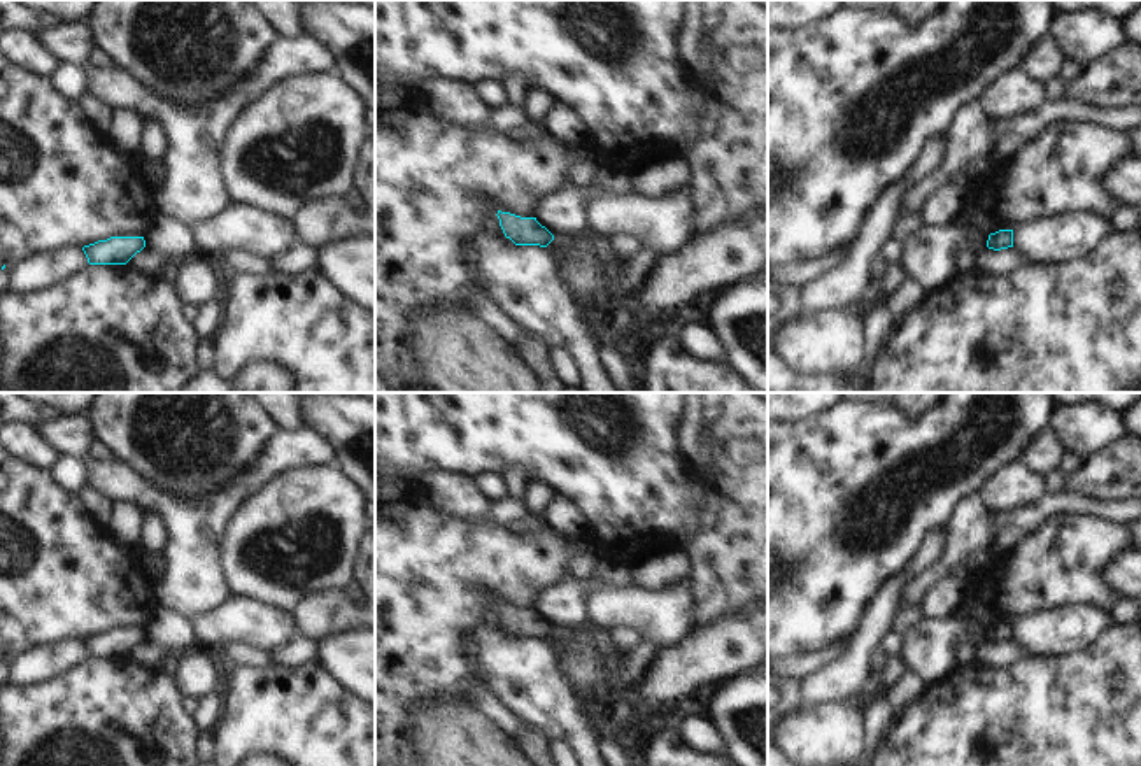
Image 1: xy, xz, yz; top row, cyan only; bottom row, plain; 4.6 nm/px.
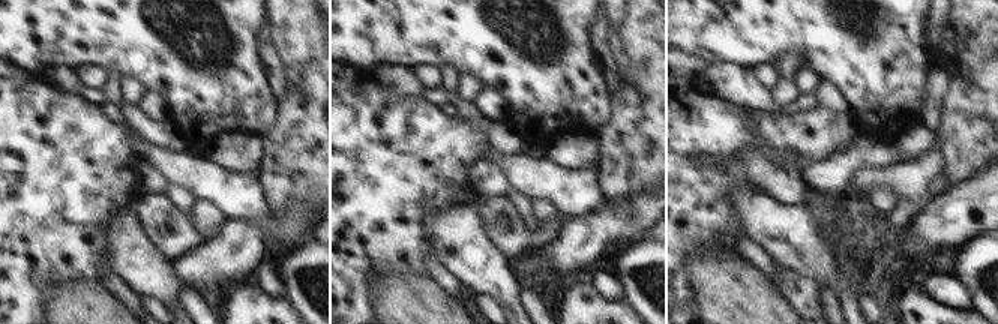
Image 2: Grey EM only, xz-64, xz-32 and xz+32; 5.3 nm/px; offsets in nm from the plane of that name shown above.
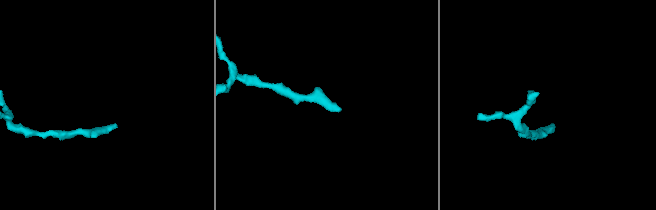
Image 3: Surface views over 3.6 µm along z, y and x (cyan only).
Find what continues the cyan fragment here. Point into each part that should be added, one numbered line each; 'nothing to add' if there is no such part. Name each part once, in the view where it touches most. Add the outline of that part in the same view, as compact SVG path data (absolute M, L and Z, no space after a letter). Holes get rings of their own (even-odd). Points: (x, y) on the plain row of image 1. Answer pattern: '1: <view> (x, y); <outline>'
nothing to add

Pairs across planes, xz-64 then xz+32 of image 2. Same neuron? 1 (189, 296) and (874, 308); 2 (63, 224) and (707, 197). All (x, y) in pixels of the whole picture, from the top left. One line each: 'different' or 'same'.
1: same
2: same

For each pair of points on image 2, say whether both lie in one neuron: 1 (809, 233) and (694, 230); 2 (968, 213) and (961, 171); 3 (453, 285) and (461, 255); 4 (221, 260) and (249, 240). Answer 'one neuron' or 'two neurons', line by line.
1: two neurons
2: two neurons
3: two neurons
4: one neuron

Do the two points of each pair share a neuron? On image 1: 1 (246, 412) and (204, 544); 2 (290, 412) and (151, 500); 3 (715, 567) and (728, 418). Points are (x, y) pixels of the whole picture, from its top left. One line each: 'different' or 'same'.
1: different
2: different
3: same

